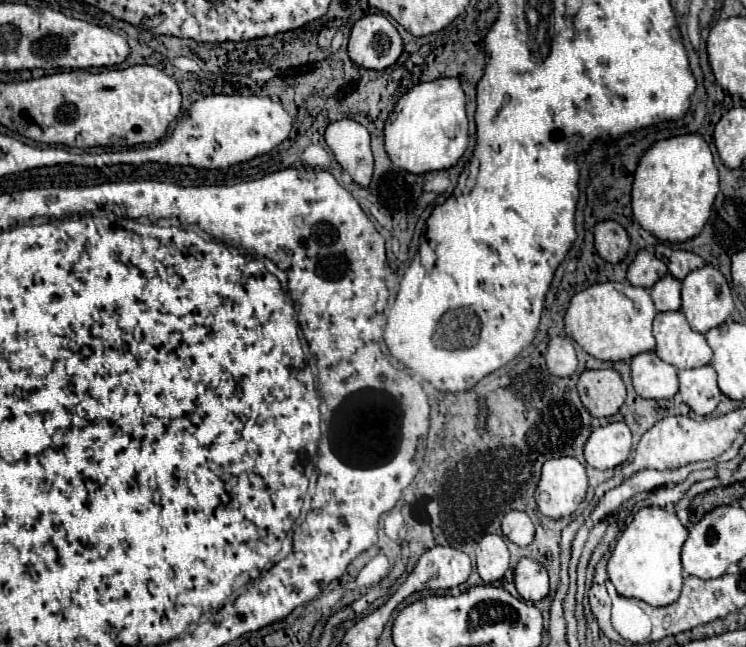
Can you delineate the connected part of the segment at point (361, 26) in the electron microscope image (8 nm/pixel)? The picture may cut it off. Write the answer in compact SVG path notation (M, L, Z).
M365 14L349 36L349 58L363 68L389 68L401 54L403 40L385 14Z

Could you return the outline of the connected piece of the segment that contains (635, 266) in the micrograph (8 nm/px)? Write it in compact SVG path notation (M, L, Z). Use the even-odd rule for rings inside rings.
M643 248L637 252L635 260L631 262L631 266L627 270L627 280L633 286L651 288L665 274L667 274L667 264L663 260L659 260L651 250Z

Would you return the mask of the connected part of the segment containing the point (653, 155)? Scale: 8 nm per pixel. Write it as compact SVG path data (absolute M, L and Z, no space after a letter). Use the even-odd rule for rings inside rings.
M681 134L651 144L641 156L633 178L633 216L659 240L685 242L705 226L719 192L717 166L701 134Z

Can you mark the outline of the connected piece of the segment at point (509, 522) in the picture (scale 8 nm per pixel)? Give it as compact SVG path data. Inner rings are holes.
M519 510L507 512L503 516L501 530L503 530L503 536L507 536L517 546L531 544L533 542L533 536L535 536L535 528L533 528L531 518L525 512L519 512Z

